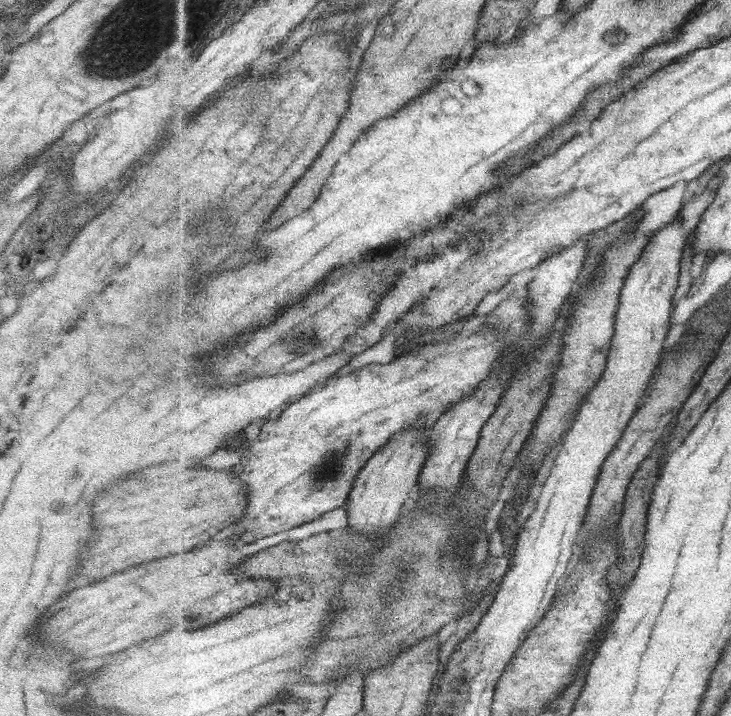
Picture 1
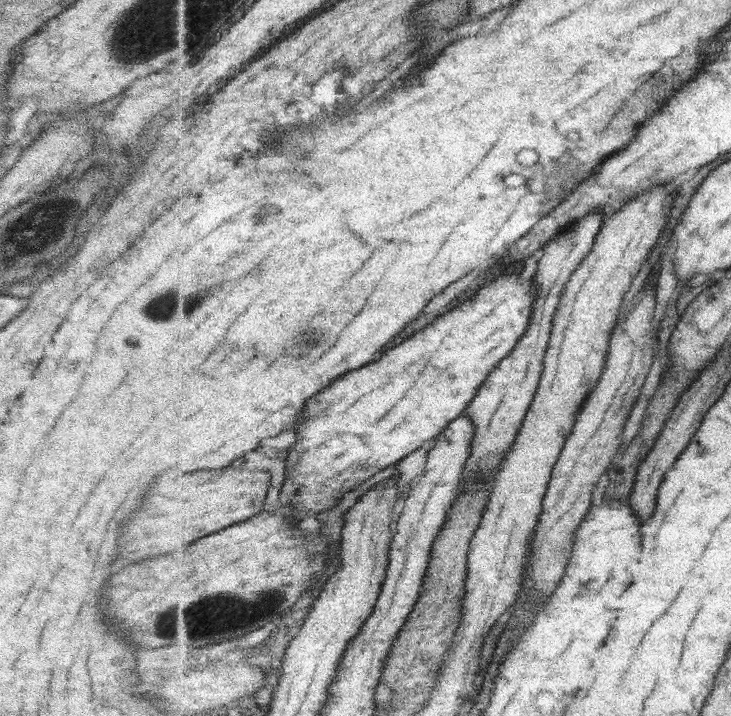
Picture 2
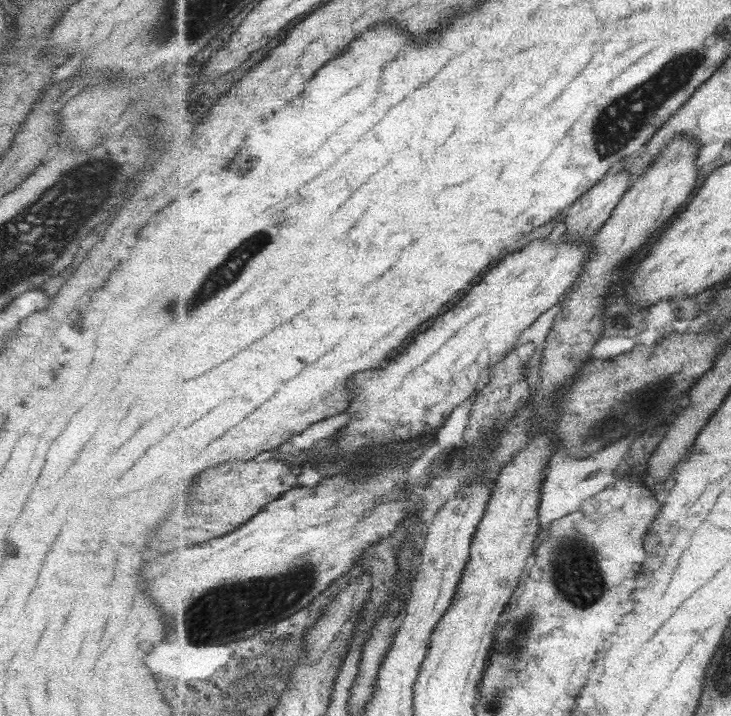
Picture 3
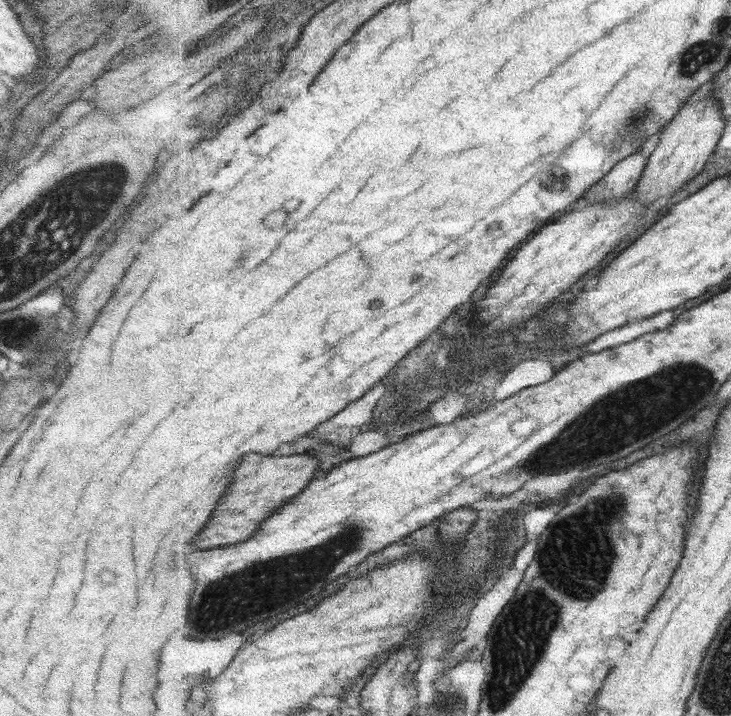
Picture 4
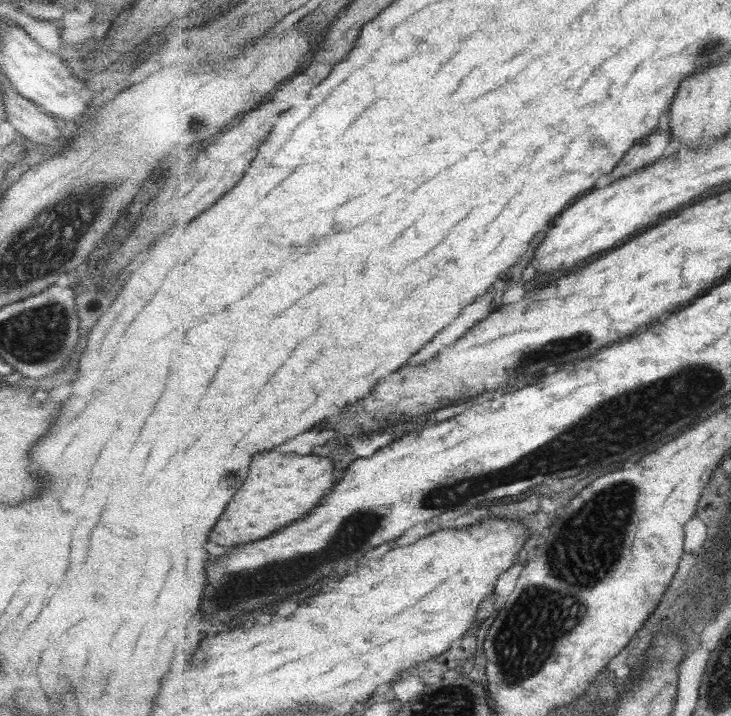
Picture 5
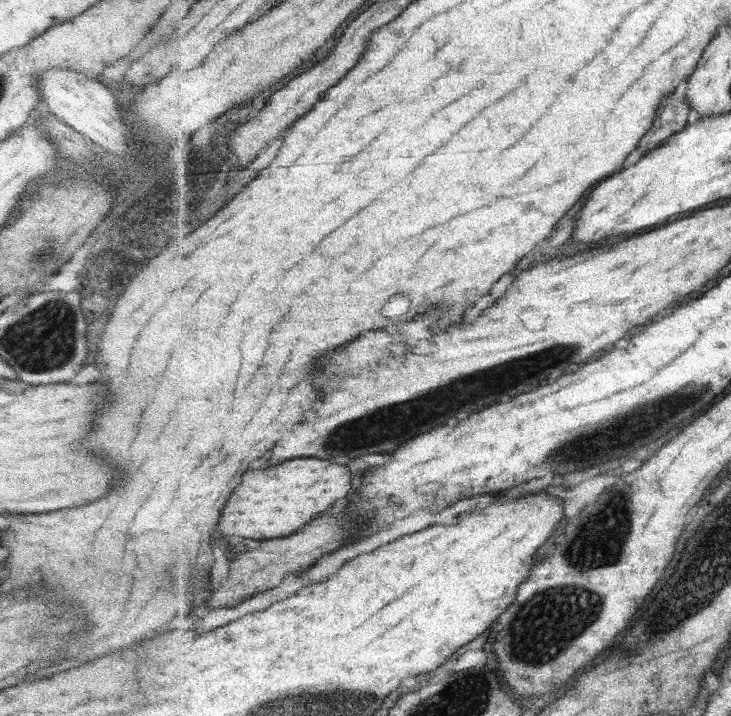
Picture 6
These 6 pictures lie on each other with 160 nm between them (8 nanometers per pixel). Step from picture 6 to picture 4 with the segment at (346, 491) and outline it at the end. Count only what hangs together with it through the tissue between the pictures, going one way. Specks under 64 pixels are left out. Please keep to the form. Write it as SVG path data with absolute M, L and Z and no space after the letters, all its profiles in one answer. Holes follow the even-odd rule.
M245 454L235 466L233 480L223 494L217 510L213 512L209 524L201 530L201 534L195 538L191 546L207 550L217 546L234 545L251 538L262 526L262 522L269 518L278 508L292 501L313 479L319 478L318 474L326 472L319 470L319 460L309 454L293 454L283 456L273 454L263 456L261 454ZM263 486L263 488L261 488ZM271 486L271 488L269 488Z

